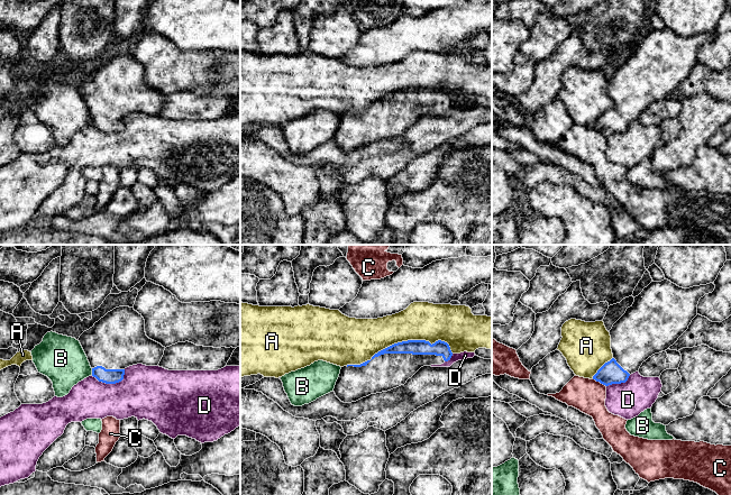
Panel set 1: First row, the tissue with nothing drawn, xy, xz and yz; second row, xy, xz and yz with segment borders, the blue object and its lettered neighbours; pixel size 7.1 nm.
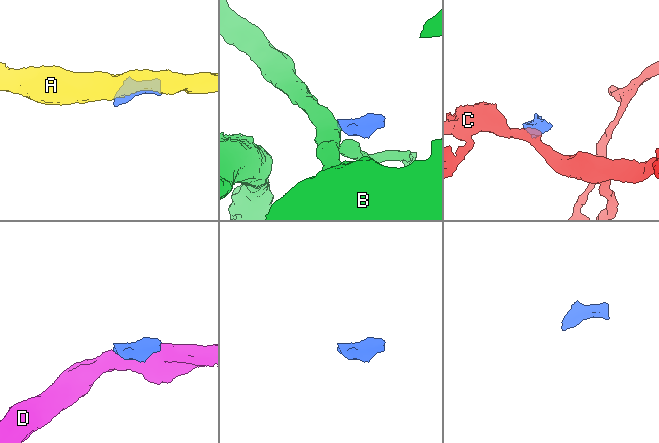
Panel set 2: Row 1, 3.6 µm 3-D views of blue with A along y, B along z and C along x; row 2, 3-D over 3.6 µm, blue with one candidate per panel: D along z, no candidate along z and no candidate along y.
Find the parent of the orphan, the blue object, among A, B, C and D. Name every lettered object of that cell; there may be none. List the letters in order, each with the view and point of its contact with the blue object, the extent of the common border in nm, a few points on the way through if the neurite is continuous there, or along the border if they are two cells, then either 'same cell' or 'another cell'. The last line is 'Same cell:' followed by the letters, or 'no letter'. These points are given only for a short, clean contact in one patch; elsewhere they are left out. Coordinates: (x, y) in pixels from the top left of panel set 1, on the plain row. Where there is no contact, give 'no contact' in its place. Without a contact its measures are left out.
A: contact xz (402, 90); length 750 nm; another cell
B: contact xy (92, 120); length 50 nm; border xy (91, 117), (92, 122); another cell
C: contact yz (599, 129); length 120 nm; border yz (592, 127), (605, 135); another cell
D: contact xy (111, 131); length 260 nm; another cell
Same cell: no letter

